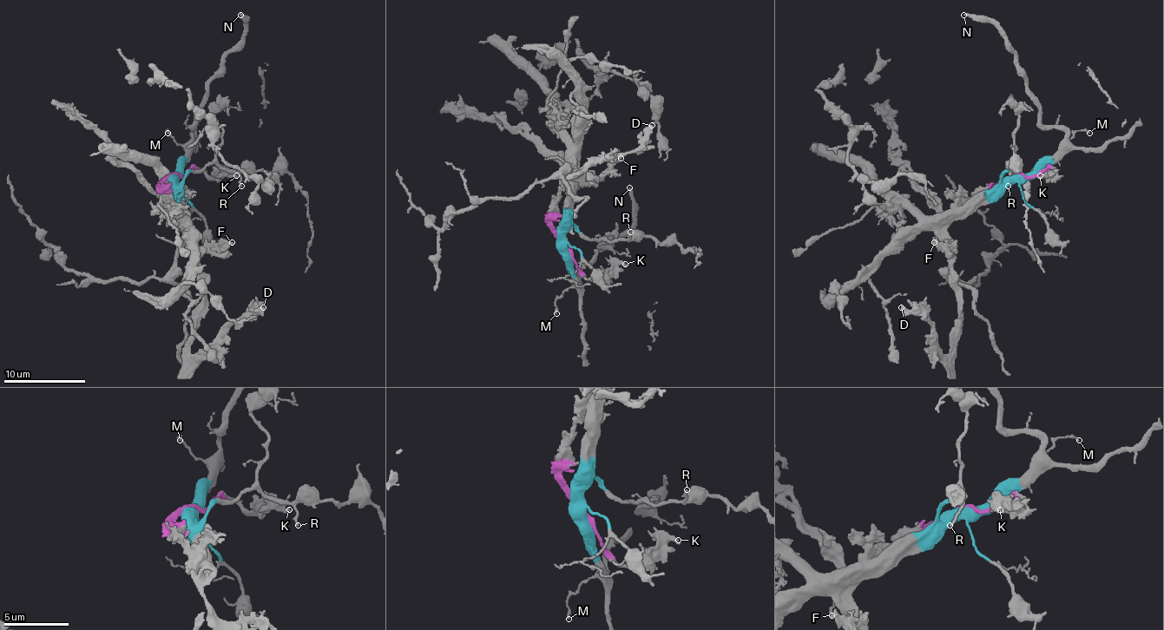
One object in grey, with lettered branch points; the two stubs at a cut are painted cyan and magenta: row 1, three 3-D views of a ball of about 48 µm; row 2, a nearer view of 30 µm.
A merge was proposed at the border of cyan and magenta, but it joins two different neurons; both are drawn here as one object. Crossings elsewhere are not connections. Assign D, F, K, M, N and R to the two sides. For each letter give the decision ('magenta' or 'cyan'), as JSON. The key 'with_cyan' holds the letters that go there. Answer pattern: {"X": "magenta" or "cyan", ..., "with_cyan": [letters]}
{"D": "magenta", "F": "magenta", "K": "magenta", "M": "cyan", "N": "cyan", "R": "cyan", "with_cyan": ["M", "N", "R"]}

